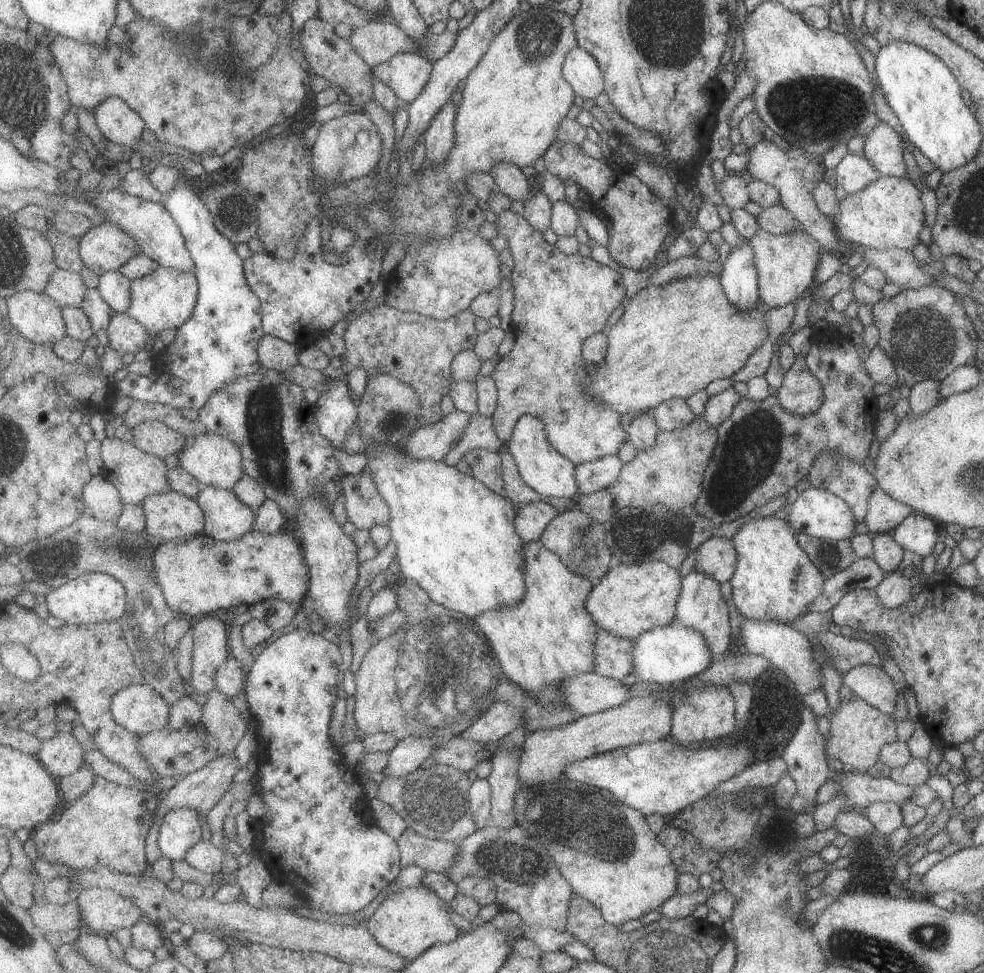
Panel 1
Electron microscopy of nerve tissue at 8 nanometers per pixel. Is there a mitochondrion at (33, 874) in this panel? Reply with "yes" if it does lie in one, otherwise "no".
no

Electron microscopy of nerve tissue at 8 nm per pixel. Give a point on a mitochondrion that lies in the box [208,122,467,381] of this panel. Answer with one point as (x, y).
(230, 217)

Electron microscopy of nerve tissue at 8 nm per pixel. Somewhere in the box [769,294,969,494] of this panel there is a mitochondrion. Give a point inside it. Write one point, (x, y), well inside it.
(920, 337)

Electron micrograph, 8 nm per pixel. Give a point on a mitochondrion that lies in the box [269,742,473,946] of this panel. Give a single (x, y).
(429, 802)

